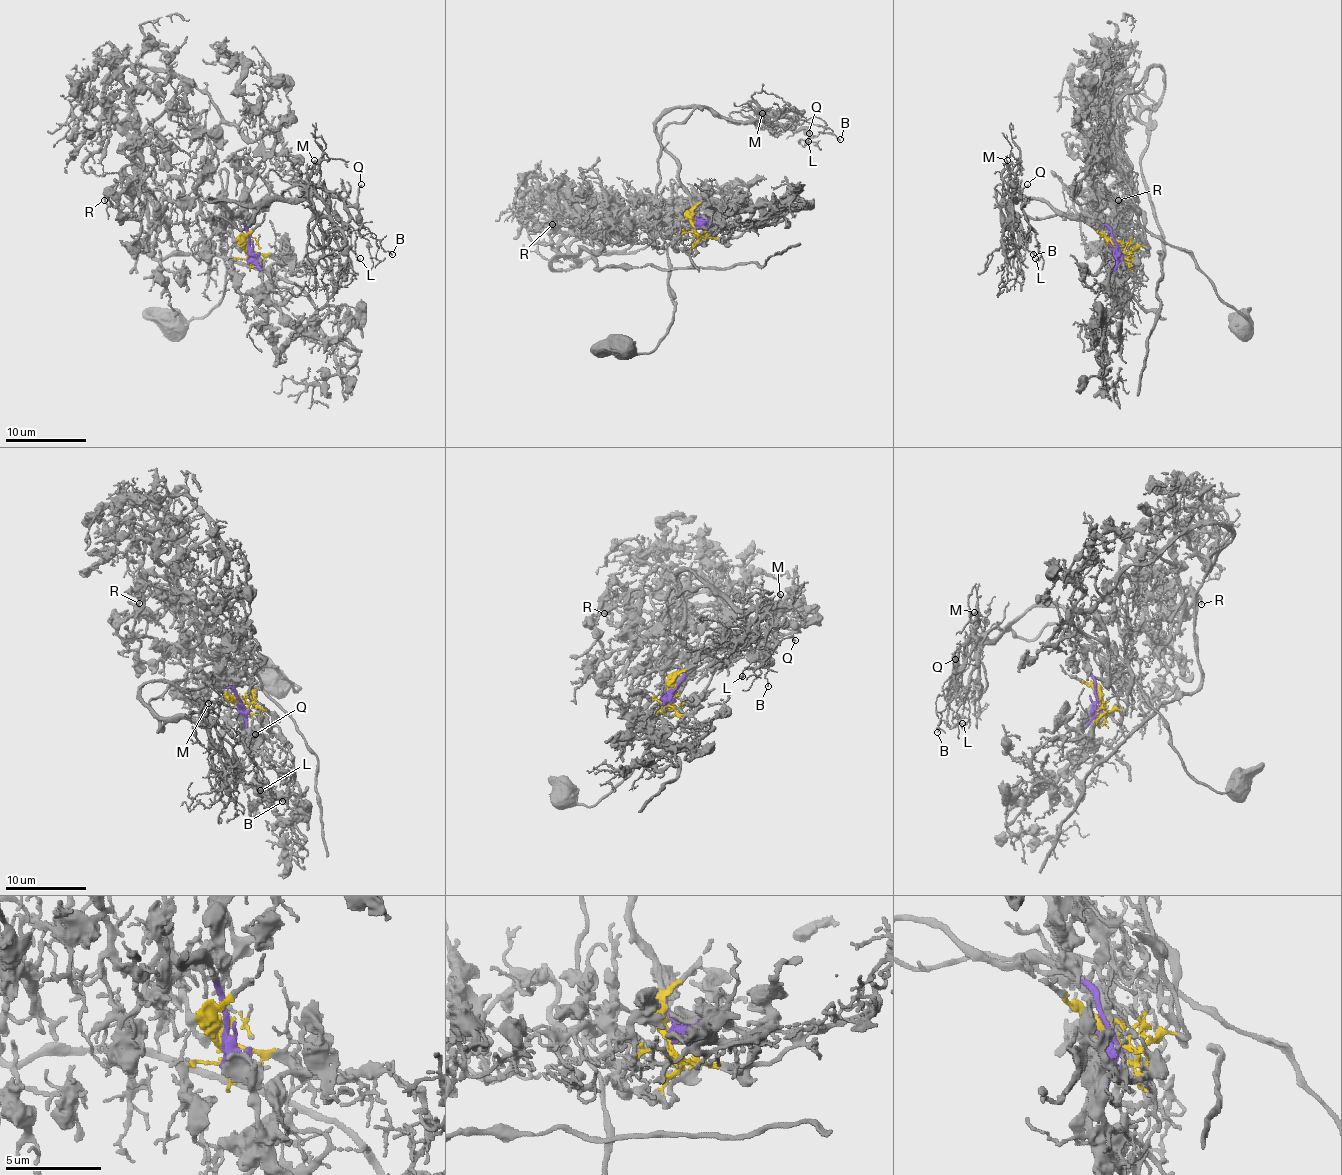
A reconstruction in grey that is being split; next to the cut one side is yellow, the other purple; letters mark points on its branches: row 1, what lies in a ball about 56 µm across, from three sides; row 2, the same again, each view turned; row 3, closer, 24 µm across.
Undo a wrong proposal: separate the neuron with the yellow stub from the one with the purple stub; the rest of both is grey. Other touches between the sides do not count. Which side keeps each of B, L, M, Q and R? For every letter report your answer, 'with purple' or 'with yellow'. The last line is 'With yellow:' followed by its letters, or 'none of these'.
B: with purple
L: with purple
M: with purple
Q: with purple
R: with yellow
With yellow: R

